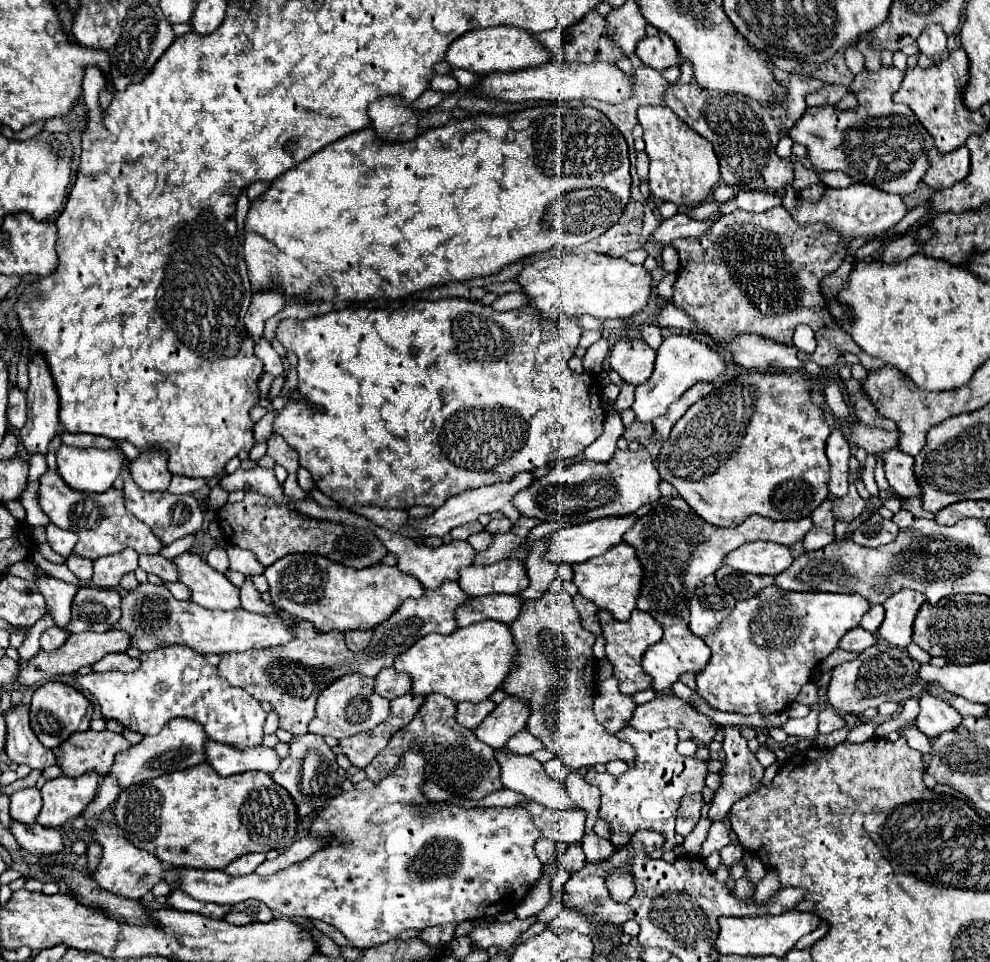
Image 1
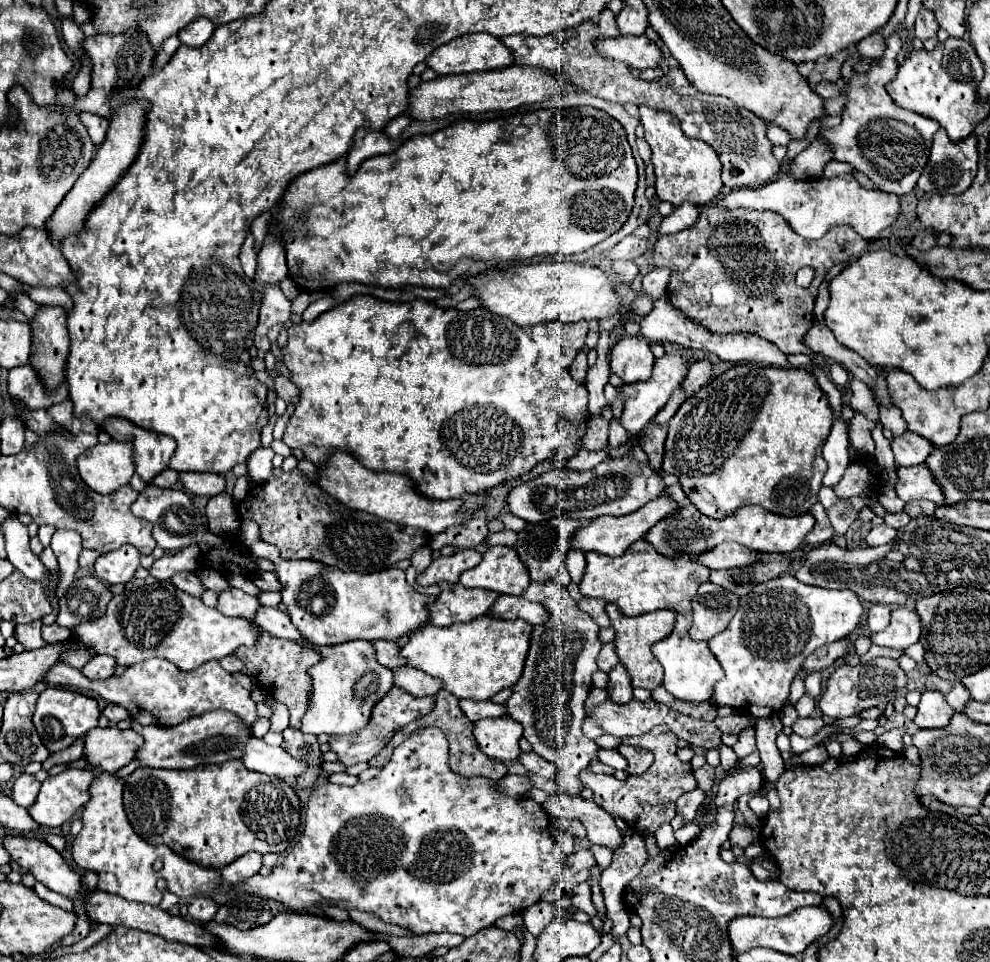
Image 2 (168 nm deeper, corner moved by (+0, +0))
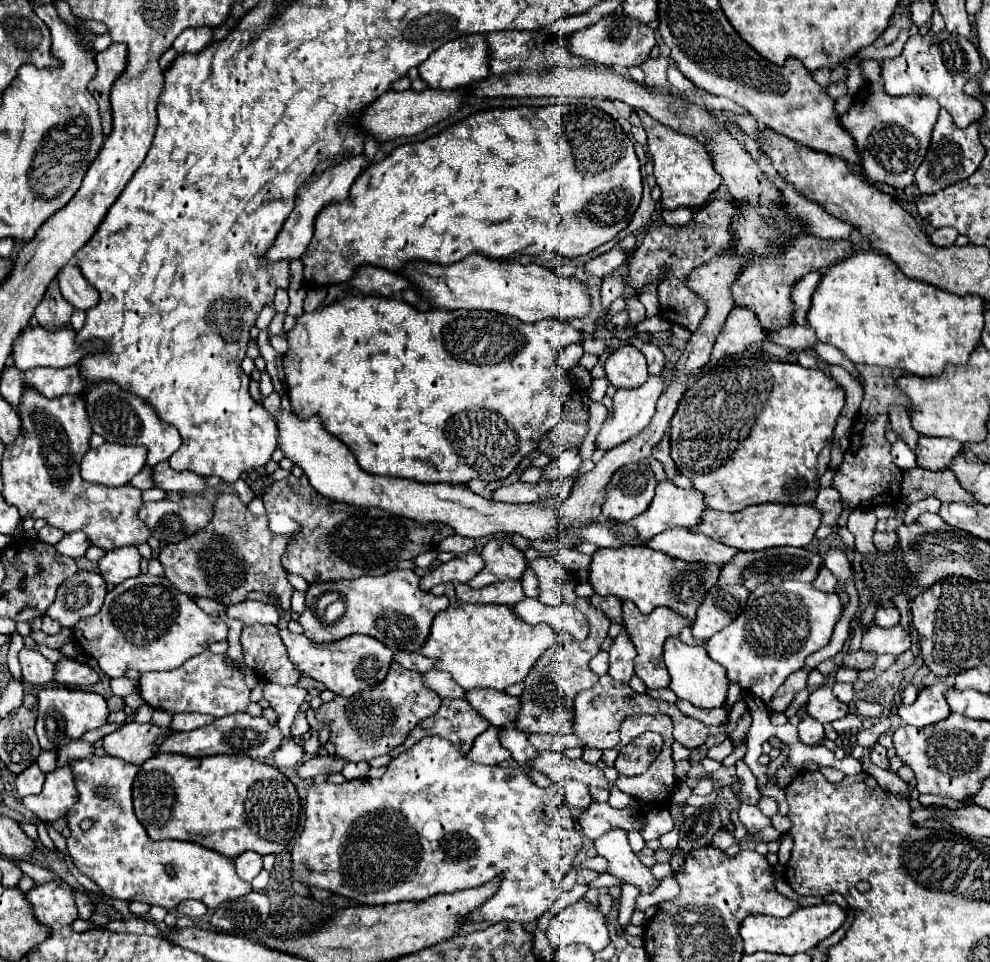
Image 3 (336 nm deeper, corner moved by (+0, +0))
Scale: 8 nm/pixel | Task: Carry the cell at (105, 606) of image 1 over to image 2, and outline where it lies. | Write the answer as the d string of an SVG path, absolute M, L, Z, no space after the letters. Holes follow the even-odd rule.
M95 576L77 578L71 584L71 590L67 590L67 594L59 600L57 624L73 630L83 622L97 620L105 612L111 598L113 592Z

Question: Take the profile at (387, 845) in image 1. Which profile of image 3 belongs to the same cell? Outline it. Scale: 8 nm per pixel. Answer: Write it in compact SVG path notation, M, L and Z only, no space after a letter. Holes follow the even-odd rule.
M423 738L423 742L415 744L411 750L399 754L393 758L393 762L387 766L387 772L381 778L359 778L359 780L347 780L343 784L313 784L307 794L305 802L305 828L295 842L293 848L293 880L299 880L303 884L313 884L317 888L343 894L351 900L357 900L359 904L391 904L391 902L403 902L403 900L423 900L429 898L431 894L439 892L455 892L455 890L465 890L465 888L475 888L491 878L503 874L503 882L499 892L483 904L483 910L479 910L479 922L475 926L487 926L495 924L499 920L515 920L521 924L537 920L547 908L557 900L559 896L559 884L563 876L571 870L573 858L581 848L581 834L577 830L565 830L557 824L555 816L559 814L557 804L549 798L545 788L539 788L527 772L521 766L485 766L485 764L475 764L467 760L451 742L445 738Z

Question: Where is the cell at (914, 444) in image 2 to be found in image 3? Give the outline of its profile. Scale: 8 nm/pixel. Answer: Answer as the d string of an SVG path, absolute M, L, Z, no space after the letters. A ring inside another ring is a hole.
M921 436L917 446L917 462L927 470L947 470L951 462L961 454L963 444L951 438Z

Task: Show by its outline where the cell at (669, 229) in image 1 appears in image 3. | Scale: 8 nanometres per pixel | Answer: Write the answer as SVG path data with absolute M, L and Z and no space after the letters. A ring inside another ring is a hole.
M613 248L613 250L609 250L609 252L605 252L605 254L589 260L585 264L585 274L603 278L603 276L615 272L625 262L627 262L627 254L623 250L619 250L619 248Z

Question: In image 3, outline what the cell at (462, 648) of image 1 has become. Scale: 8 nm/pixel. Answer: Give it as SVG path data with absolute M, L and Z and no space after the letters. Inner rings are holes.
M445 584L443 595L449 598L449 608L435 616L431 634L421 654L435 658L435 668L449 672L461 688L505 690L507 686L521 682L543 656L543 652L557 642L555 628L547 624L531 626L517 618L511 606L479 606L459 602L453 584Z

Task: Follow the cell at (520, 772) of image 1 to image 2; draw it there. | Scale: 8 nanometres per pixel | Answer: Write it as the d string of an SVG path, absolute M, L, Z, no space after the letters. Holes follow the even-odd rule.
M553 790L543 808L549 810L549 814L555 818L579 818L587 828L587 838L591 840L591 844L601 844L617 850L623 842L613 816L599 808L593 800L571 796L565 790Z

